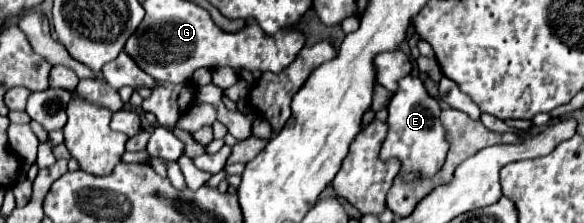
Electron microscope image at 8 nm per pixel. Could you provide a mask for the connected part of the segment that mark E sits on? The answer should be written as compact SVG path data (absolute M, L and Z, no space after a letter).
M405 76L403 80L399 80L399 90L391 98L387 110L389 110L389 118L387 118L389 132L381 146L379 158L383 162L397 158L401 162L399 178L405 178L411 172L417 172L421 178L435 176L435 172L439 172L439 168L443 166L443 160L449 148L447 130L439 120L439 114L441 114L439 100L427 92L425 84L419 78Z

